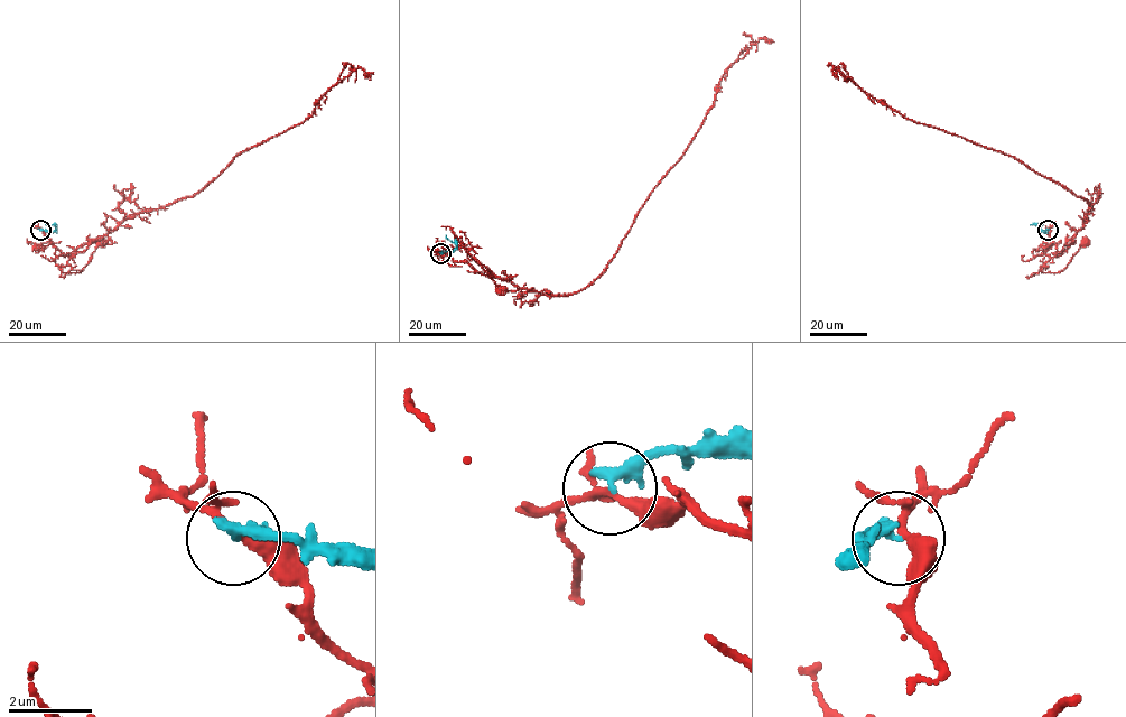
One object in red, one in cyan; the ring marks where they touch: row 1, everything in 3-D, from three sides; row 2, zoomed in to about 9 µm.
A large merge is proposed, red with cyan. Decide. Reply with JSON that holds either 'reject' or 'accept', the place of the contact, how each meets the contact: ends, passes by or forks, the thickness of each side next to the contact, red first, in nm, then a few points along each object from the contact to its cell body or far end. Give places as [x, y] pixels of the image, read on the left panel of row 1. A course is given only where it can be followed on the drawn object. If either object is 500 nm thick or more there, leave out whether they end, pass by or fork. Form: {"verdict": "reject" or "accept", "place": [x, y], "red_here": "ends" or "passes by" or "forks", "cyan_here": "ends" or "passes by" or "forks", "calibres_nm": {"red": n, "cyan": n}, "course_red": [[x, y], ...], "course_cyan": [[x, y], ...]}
{"verdict": "reject", "place": [40, 230], "red_here": "forks", "cyan_here": "ends", "calibres_nm": {"red": 180, "cyan": 320}, "course_red": [[40, 230], [67, 254], [95, 240], [70, 260], [63, 272], [78, 273], [100, 242]], "course_cyan": [[40, 230], [56, 231], [54, 224], [45, 224]]}

